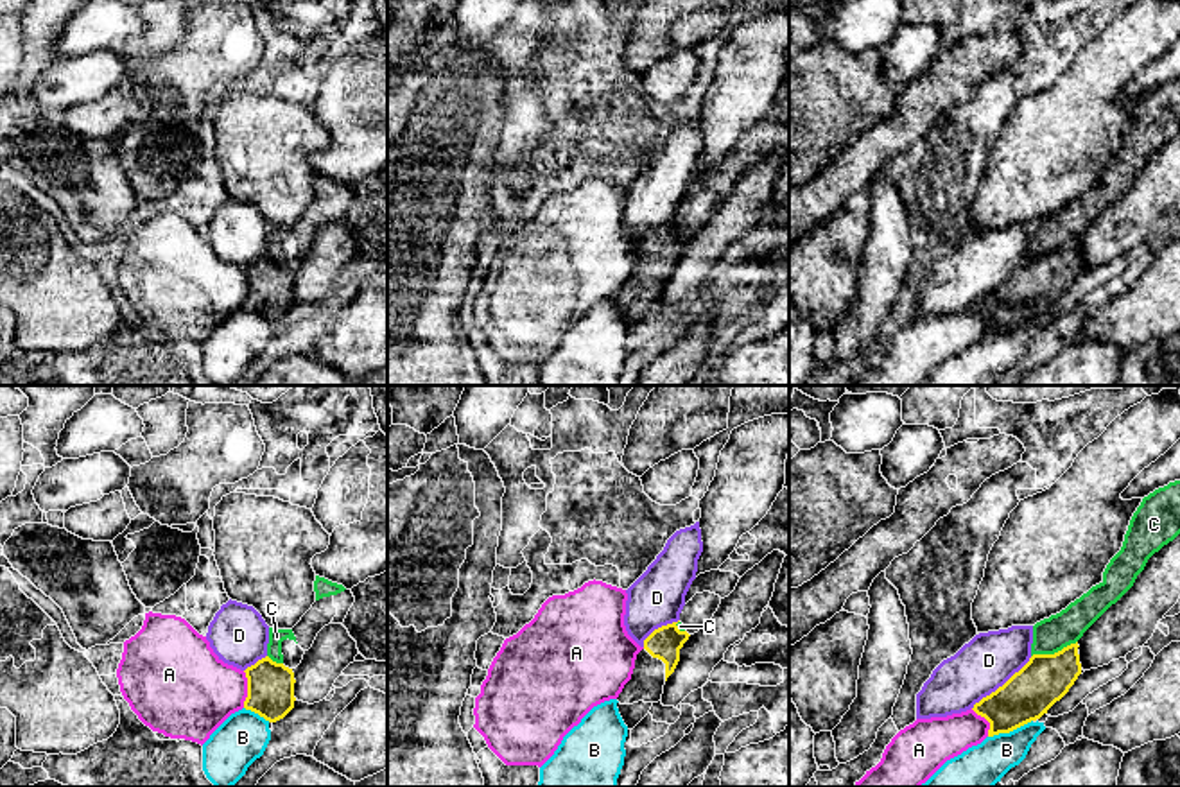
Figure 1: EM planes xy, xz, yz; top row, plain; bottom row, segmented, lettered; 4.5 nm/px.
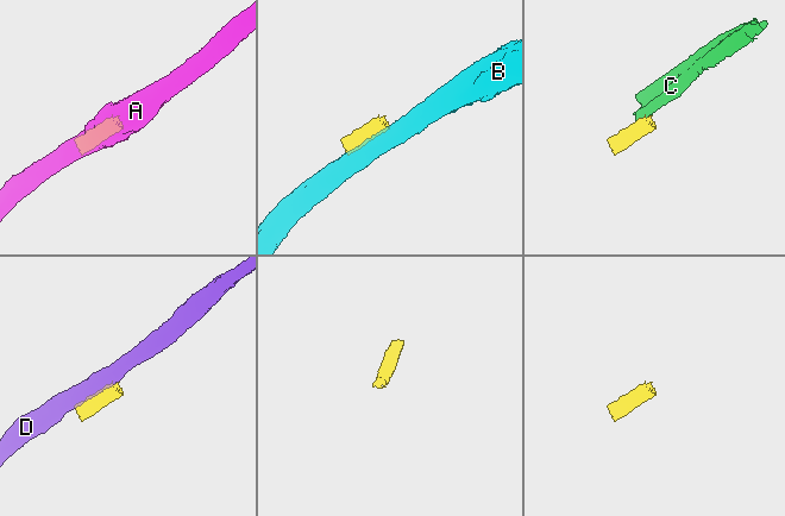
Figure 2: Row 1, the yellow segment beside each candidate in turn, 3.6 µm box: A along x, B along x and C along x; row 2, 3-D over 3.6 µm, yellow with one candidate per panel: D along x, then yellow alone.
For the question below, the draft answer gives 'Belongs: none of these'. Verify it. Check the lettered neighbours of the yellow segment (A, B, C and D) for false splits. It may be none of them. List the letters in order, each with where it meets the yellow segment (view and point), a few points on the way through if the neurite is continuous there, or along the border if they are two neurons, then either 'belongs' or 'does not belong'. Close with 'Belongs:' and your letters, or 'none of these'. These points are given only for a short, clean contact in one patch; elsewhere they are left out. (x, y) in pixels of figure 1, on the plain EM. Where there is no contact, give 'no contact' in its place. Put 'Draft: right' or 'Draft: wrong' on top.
Draft: right
A: xy (248, 287) | does not belong
B: yz (1010, 328) | does not belong
C: yz (1055, 251) | along yz (1076, 239), (1053, 251), (1035, 251), (1032, 255) | does not belong
D: yz (1003, 284) | does not belong
Belongs: none of these

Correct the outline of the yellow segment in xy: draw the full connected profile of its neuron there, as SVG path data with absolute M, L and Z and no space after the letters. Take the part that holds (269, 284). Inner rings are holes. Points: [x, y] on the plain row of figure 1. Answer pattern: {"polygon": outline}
{"polygon": "M269 255L247 265L247 296L244 307L269 321L283 317L294 307L294 271Z"}

